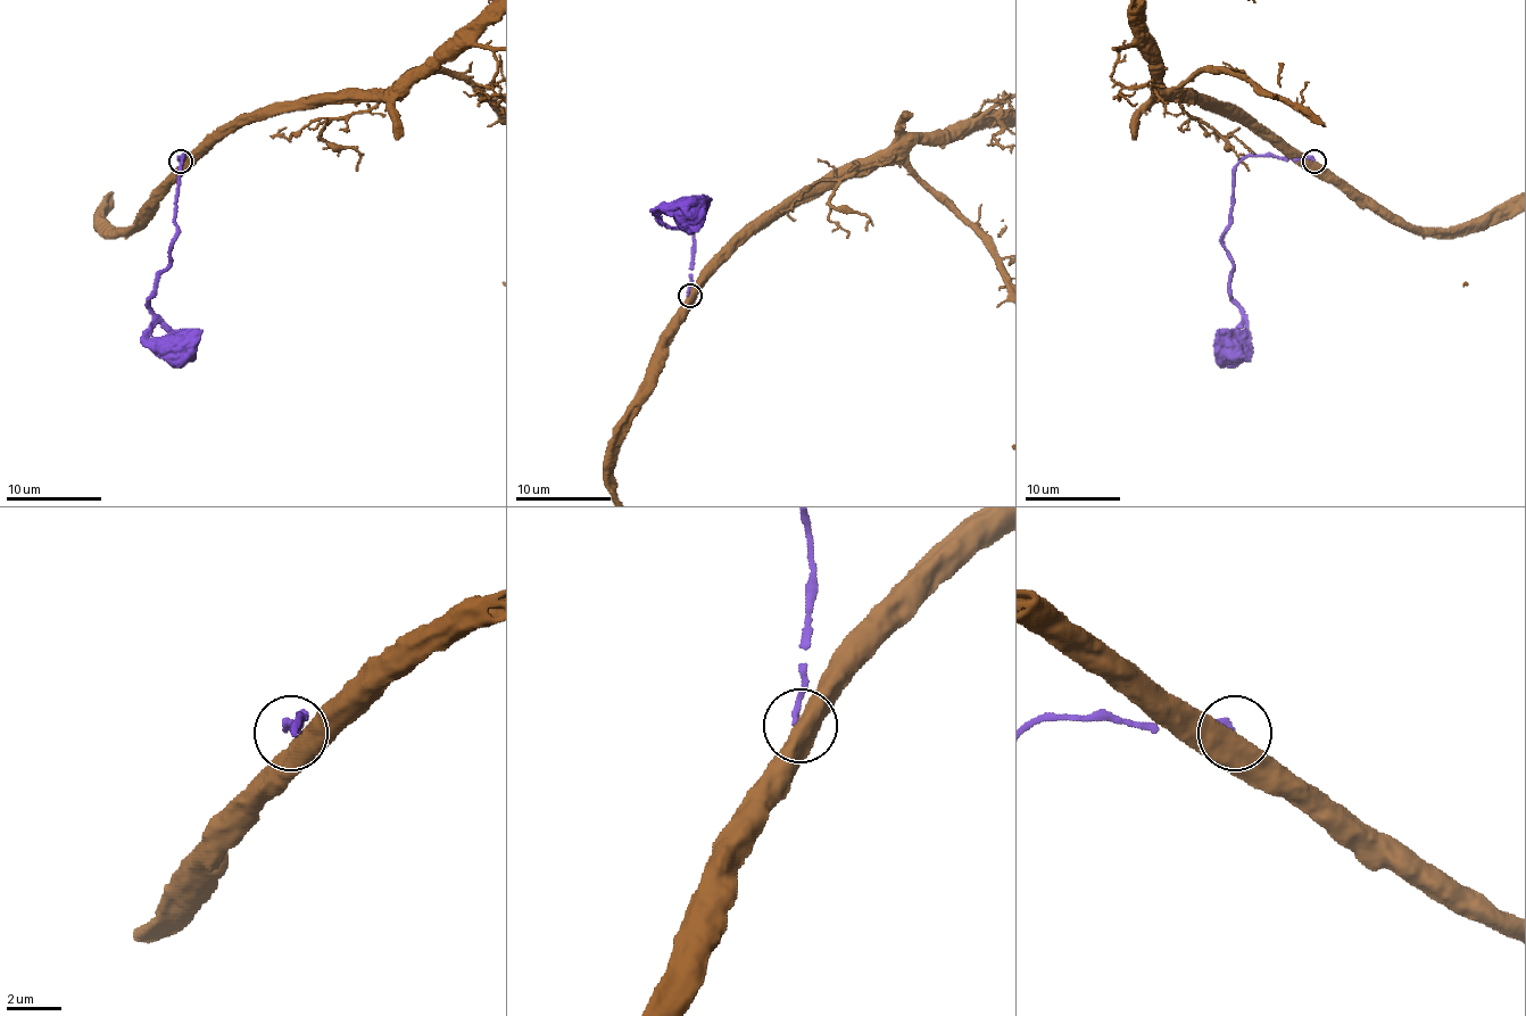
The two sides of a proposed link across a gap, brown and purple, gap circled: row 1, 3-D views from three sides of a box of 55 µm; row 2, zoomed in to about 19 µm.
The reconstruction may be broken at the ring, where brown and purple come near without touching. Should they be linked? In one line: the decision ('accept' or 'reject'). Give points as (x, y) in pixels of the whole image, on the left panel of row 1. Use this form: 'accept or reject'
reject

